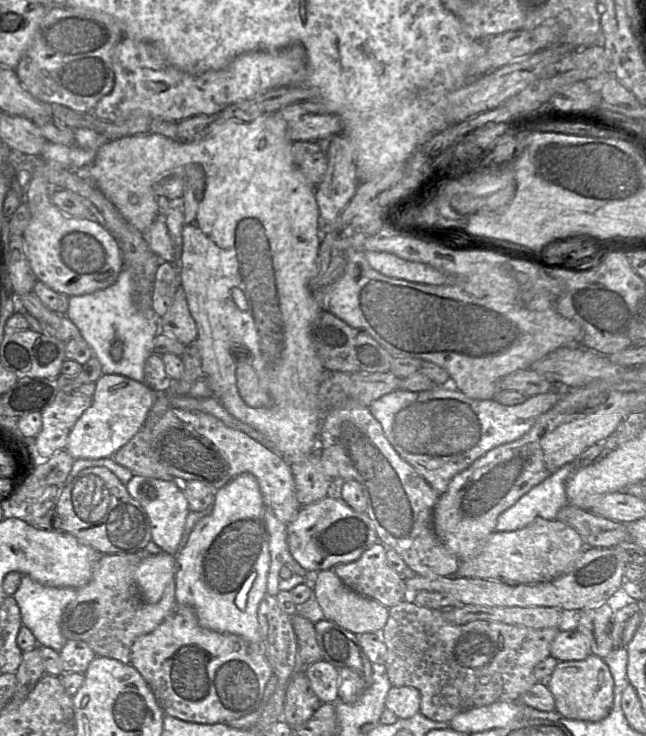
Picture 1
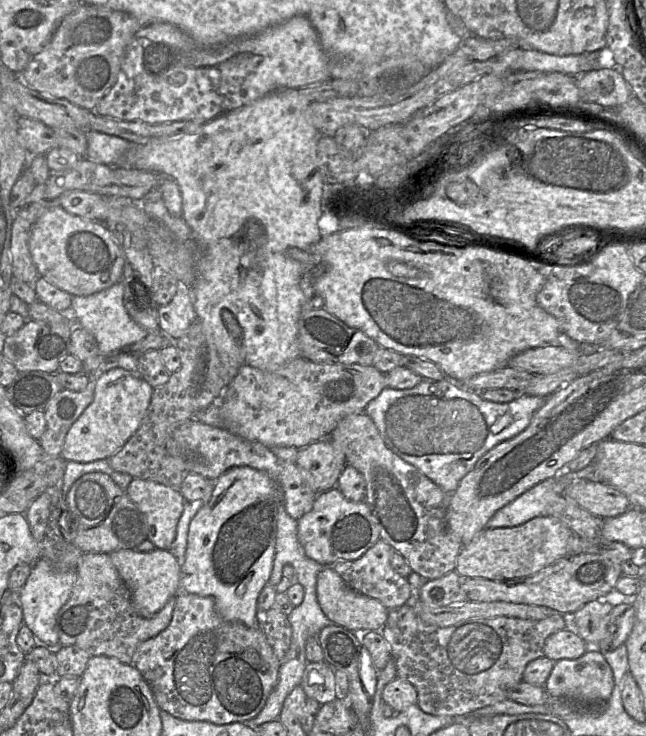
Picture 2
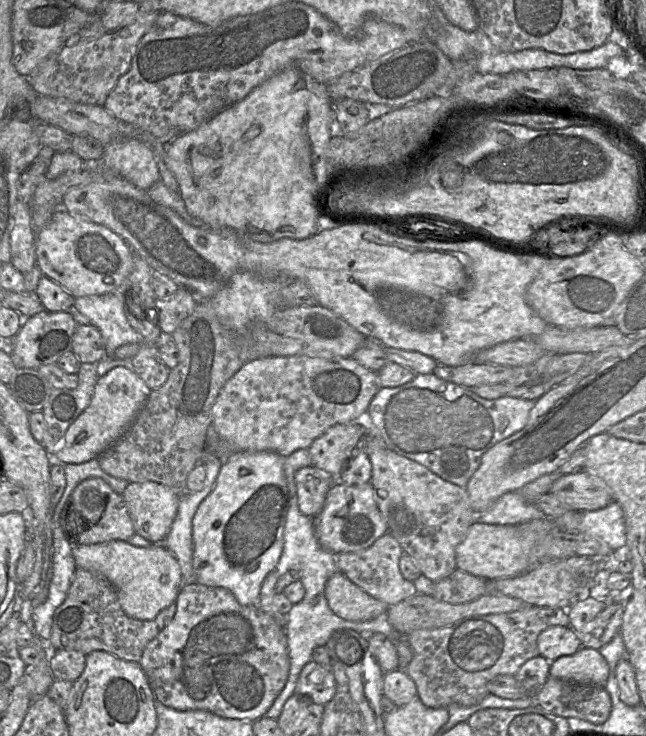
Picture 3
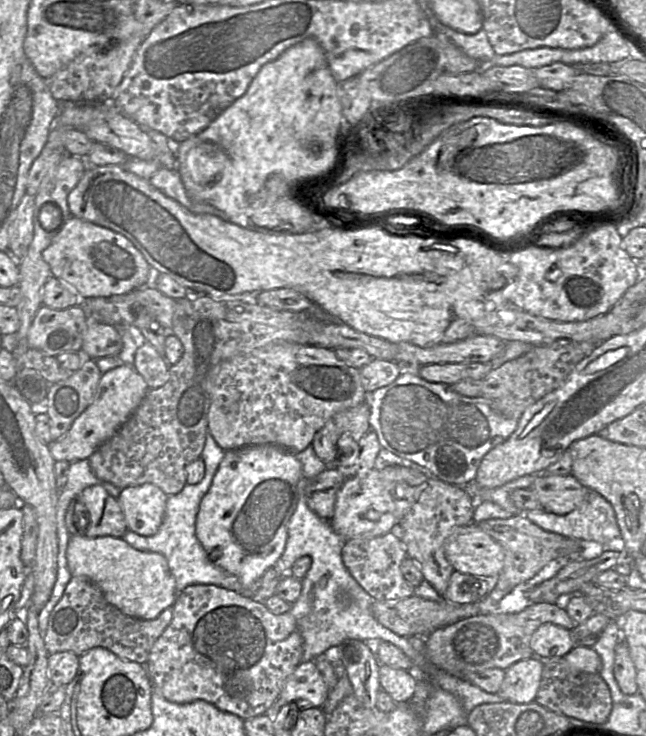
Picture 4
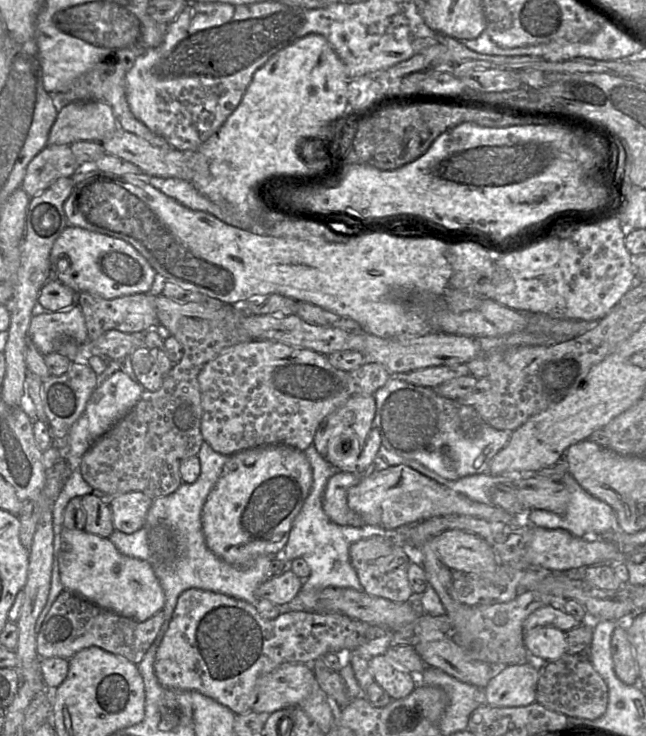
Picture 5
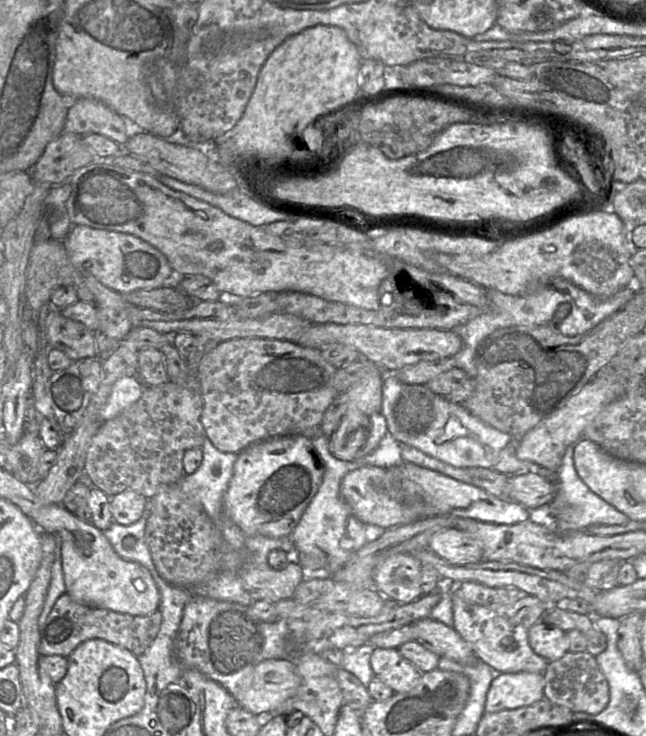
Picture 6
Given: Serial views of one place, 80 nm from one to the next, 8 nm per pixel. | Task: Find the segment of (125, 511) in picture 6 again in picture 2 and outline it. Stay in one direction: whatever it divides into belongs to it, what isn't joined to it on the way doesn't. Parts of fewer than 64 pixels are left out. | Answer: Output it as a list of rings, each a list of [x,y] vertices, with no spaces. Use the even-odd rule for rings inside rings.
[[[133,479],[126,494],[136,504],[145,518],[147,540],[155,548],[170,550],[176,536],[176,528],[183,513],[186,501],[179,490],[151,480]]]

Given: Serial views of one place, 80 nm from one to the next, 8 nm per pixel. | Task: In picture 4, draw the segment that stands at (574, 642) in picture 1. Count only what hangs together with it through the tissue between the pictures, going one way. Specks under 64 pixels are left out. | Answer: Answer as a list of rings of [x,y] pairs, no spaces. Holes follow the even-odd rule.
[[[542,624],[532,635],[530,647],[541,660],[562,658],[573,648],[570,631],[552,624]]]

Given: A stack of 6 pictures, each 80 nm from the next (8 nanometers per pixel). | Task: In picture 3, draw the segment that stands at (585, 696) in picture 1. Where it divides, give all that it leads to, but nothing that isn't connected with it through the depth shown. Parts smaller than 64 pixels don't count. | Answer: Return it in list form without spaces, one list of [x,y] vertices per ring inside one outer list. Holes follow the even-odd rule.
[[[581,647],[575,654],[562,656],[550,663],[549,676],[605,687],[609,666],[598,650]]]

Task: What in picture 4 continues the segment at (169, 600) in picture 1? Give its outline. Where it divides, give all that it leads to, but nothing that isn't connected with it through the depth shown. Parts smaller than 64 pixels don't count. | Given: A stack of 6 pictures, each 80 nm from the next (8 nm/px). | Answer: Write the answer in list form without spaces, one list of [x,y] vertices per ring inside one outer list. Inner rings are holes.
[[[72,576],[49,616],[43,635],[45,648],[49,654],[69,651],[81,656],[94,647],[102,647],[121,659],[145,666],[153,644],[170,624],[172,614],[173,608],[169,607],[153,620],[126,616],[105,599],[102,591],[92,581]]]

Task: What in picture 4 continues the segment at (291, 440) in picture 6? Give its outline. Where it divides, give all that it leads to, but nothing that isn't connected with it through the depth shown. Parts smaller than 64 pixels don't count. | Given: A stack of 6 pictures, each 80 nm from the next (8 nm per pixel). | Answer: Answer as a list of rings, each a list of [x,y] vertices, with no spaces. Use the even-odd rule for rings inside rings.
[[[275,445],[251,446],[225,452],[225,456],[213,478],[212,485],[200,503],[195,525],[197,539],[207,554],[208,559],[214,565],[236,576],[245,590],[254,591],[266,570],[279,561],[285,550],[288,537],[288,523],[298,505],[300,497],[304,495],[305,490],[305,478],[303,476],[302,465],[295,454],[297,453],[290,452]]]

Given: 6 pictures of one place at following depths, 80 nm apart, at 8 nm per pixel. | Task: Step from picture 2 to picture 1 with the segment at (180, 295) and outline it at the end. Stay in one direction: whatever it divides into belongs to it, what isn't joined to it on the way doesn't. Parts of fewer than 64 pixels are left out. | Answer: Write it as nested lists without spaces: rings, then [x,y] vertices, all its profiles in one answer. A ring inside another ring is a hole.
[[[180,282],[169,310],[158,319],[160,332],[168,334],[184,344],[197,338],[195,321],[189,311],[185,291]]]

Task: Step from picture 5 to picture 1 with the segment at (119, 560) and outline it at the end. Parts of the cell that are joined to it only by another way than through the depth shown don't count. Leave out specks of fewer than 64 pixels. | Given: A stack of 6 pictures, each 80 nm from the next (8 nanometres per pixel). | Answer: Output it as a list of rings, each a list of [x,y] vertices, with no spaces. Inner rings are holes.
[[[161,552],[149,554],[139,561],[134,578],[143,600],[149,604],[157,603],[168,583],[175,579],[175,555]]]

